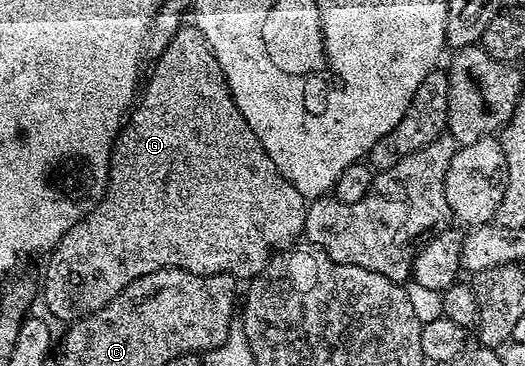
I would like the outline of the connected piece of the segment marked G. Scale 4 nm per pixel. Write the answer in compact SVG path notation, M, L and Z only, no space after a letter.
M192 24L182 25L167 44L167 48L160 51L156 58L153 75L146 86L144 83L139 101L132 107L113 144L109 161L109 183L103 200L86 218L75 223L48 255L49 263L45 266L45 279L39 282L39 294L40 297L41 294L45 297L45 304L50 312L59 321L65 322L64 324L72 324L78 318L85 317L87 312L103 308L111 300L115 300L115 296L128 288L136 278L156 270L186 270L192 274L231 274L238 280L252 280L264 272L265 266L274 254L290 249L302 237L307 199L281 175L279 168L275 168L271 156L267 156L263 144L259 144L259 136L255 136L247 120L243 120L233 99L233 93L230 92L227 80L223 76L223 68L219 68L219 60L215 60L215 52L211 44L207 44L203 32Z

